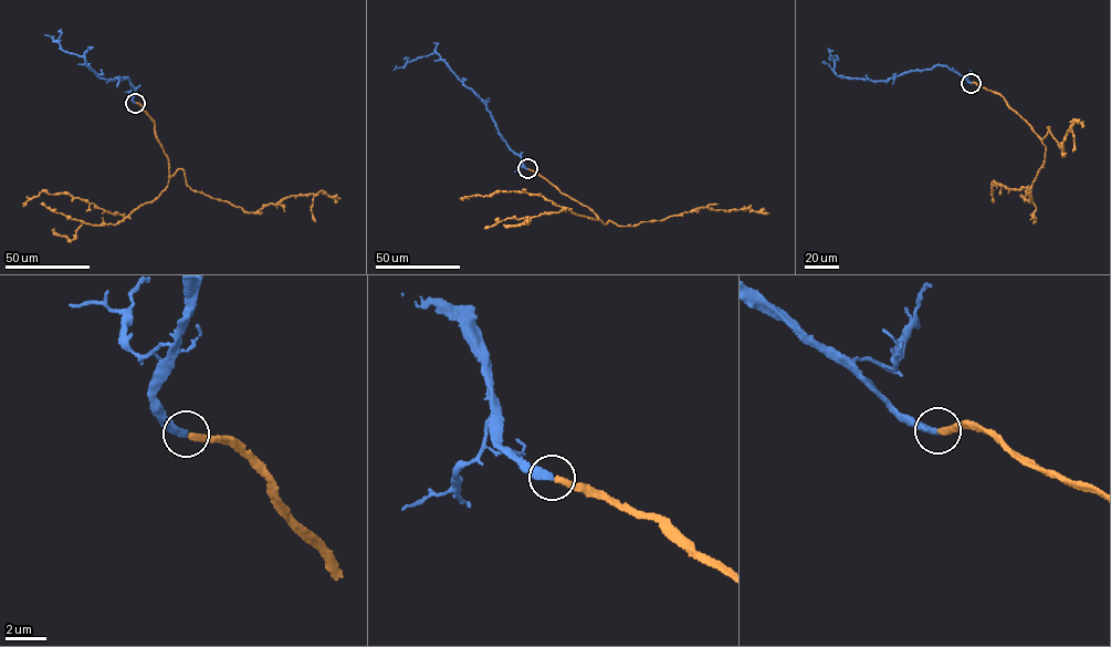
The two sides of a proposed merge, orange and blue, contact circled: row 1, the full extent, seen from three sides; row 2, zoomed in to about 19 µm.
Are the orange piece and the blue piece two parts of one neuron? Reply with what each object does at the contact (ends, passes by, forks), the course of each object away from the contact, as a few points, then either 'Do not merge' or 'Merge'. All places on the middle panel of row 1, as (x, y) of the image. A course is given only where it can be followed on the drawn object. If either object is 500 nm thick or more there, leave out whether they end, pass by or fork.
At the ring orange ends. At the ring blue ends. Course of orange: (527, 168), (593, 210), (605, 225), (609, 220), (619, 226), (636, 226), (702, 207), (769, 212). Course of blue: (527, 168), (521, 157), (503, 139), (485, 105), (440, 55), (421, 56), (394, 70). Merge

